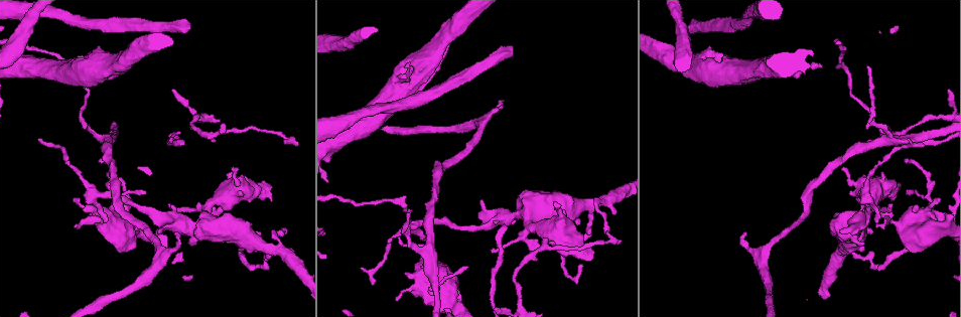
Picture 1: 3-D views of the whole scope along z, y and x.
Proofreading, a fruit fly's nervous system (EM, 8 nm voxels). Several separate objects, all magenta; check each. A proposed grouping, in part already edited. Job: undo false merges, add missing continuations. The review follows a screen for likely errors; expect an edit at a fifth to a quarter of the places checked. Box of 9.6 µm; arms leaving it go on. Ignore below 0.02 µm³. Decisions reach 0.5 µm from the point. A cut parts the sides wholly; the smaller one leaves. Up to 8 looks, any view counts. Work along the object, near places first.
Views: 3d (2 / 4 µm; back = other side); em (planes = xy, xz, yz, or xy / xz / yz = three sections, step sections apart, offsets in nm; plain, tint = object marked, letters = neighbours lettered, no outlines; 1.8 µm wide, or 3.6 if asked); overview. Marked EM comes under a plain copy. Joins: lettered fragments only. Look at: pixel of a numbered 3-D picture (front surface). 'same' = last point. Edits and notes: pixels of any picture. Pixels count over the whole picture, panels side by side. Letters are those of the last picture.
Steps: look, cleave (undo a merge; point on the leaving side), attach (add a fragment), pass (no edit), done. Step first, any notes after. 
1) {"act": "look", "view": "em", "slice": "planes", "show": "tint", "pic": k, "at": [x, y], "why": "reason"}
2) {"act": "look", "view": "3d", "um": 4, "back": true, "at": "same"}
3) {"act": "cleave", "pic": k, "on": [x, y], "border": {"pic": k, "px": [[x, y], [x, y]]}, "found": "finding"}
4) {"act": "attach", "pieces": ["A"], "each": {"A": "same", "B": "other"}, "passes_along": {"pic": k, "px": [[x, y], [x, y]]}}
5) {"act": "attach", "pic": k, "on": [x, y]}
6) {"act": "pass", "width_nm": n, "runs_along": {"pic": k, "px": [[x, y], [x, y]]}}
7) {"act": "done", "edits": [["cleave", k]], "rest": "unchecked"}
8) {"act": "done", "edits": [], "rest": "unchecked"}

{"act": "look", "view": "3d", "um": 4, "pic": 1, "at": [189, 243], "why": "an open end"}

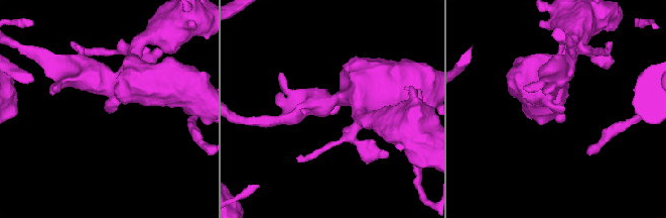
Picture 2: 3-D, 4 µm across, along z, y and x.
{"act": "look", "view": "em", "slice": "planes", "show": "letters", "pic": 2, "at": [333, 113], "why": "shape alone is not enough"}

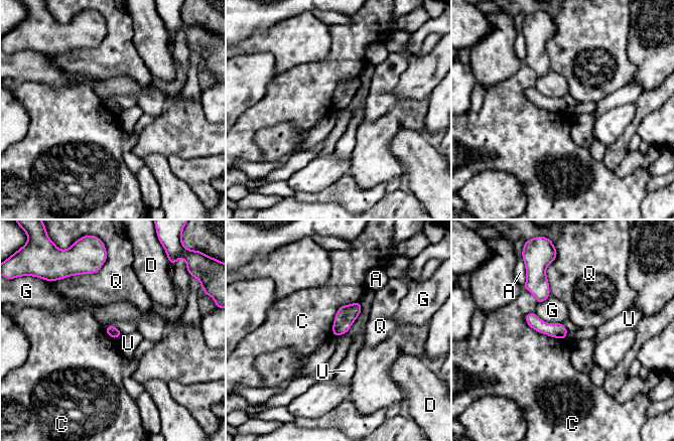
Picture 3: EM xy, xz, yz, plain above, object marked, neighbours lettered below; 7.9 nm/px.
{"act": "pass", "each": {"A": "other", "C": "other", "D": "other", "G": "other", "Q": "other", "U": "other"}, "border": {"pic": 3, "px": [[524, 316], [532, 328], [564, 338]]}, "found": "no lettered fragment goes on from it"}

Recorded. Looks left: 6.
{"act": "look", "view": "3d", "um": 2, "pic": 1, "at": [95, 198], "why": "branch point"}

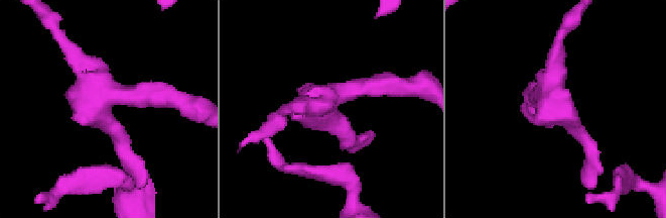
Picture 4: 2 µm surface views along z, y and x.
{"act": "look", "view": "em", "slice": "yz", "step": 4, "show": "tint", "pic": 4, "at": [105, 96], "arms": 3, "why": "shape alone is not enough"}

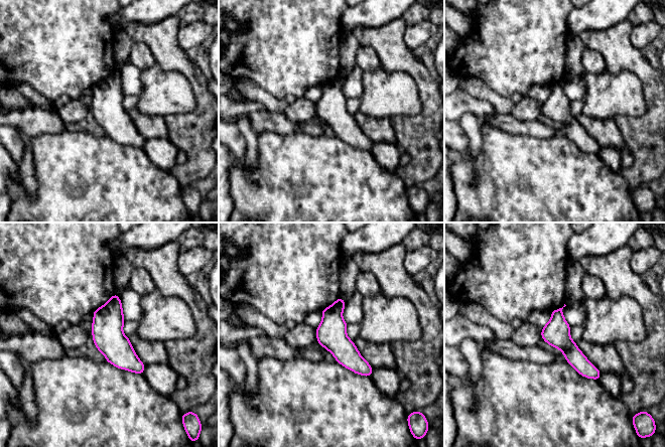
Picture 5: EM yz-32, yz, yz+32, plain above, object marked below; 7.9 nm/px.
{"act": "look", "view": "em", "slice": "planes", "show": "letters", "at": "same", "why": "cut it another way"}

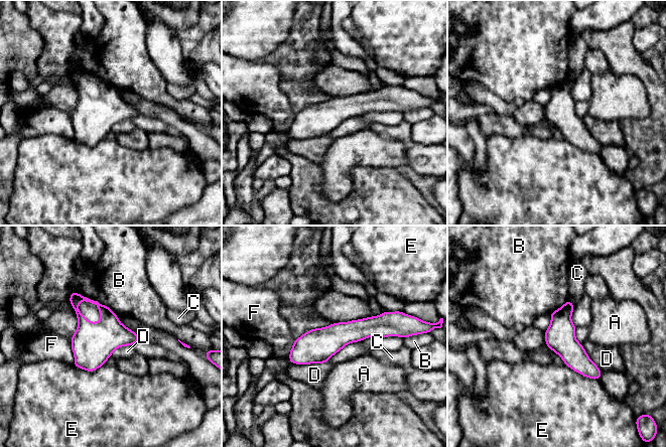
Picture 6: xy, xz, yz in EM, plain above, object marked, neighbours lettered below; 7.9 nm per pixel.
{"act": "pass", "width_nm": 240, "each": {"A": "other", "B": "other", "C": "other", "D": "other", "E": "other", "F": "other"}, "runs_along": {"pic": 6, "px": [[395, 333], [341, 333], [291, 358]]}, "found": "continuous, no second neuron"}

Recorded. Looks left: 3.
{"act": "look", "view": "em", "slice": "planes", "show": "letters", "pic": 1, "at": [372, 284], "why": "thin end"}

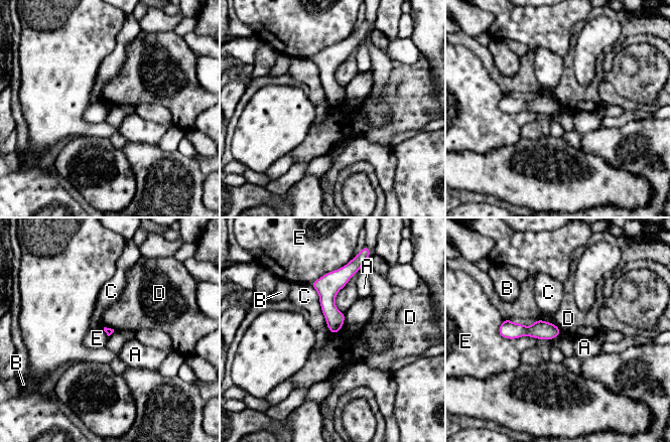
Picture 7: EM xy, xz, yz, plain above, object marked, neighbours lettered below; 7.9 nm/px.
{"act": "pass", "each": {"A": "other", "B": "other", "C": "other", "D": "other", "E": "other"}, "runs_along": {"pic": 7, "px": [[501, 330], [547, 330], [556, 332]]}, "found": "no lettered fragment goes on from it"}

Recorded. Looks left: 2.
{"act": "done", "edits": [], "rest": "unchecked"}

